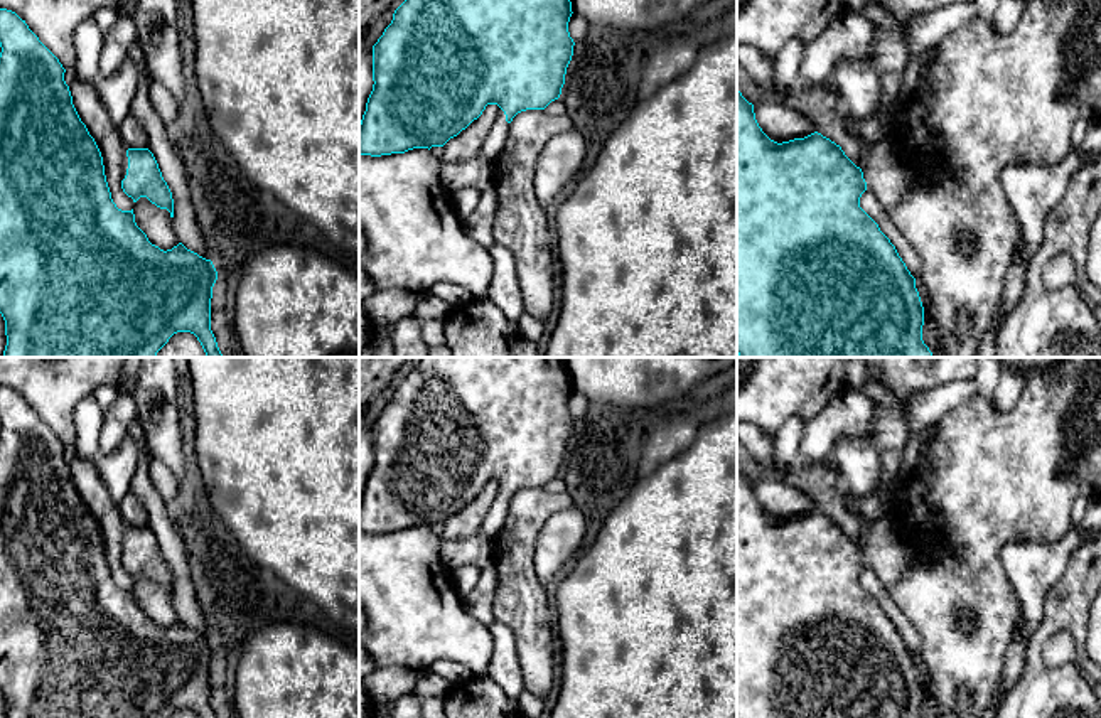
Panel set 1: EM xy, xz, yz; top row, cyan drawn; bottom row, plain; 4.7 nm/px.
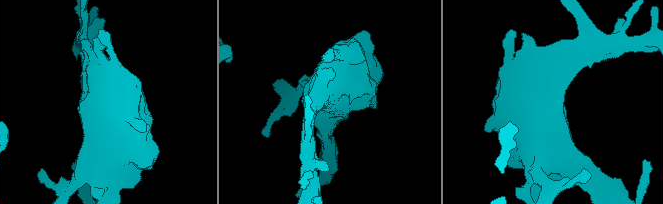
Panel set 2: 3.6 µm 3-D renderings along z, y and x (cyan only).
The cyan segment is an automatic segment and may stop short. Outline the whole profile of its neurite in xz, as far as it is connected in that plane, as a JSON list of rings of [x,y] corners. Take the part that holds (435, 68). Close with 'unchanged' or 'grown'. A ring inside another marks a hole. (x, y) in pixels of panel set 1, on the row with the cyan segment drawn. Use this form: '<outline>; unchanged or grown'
[[[405,0],[373,46],[374,84],[359,123],[359,153],[381,157],[443,147],[487,104],[497,104],[499,115],[479,152],[494,165],[506,147],[513,118],[526,110],[545,110],[560,98],[575,46],[568,32],[572,13],[570,0]]]; grown

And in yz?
[[[737,89],[737,354],[740,357],[934,357],[922,340],[924,307],[916,278],[878,224],[860,207],[860,197],[872,190],[889,207],[900,201],[916,172],[916,157],[902,137],[875,145],[857,167],[840,145],[814,131],[804,138],[777,143],[759,126],[754,104]]]; grown

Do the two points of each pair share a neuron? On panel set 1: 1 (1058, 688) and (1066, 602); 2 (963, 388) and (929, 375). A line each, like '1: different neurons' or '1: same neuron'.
1: same neuron
2: different neurons

